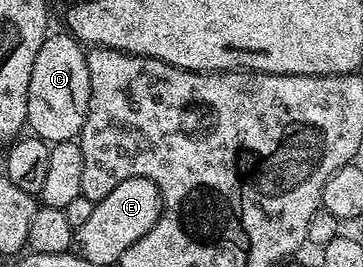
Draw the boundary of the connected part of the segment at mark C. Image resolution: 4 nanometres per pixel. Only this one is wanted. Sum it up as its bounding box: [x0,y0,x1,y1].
[26,33,90,145]

